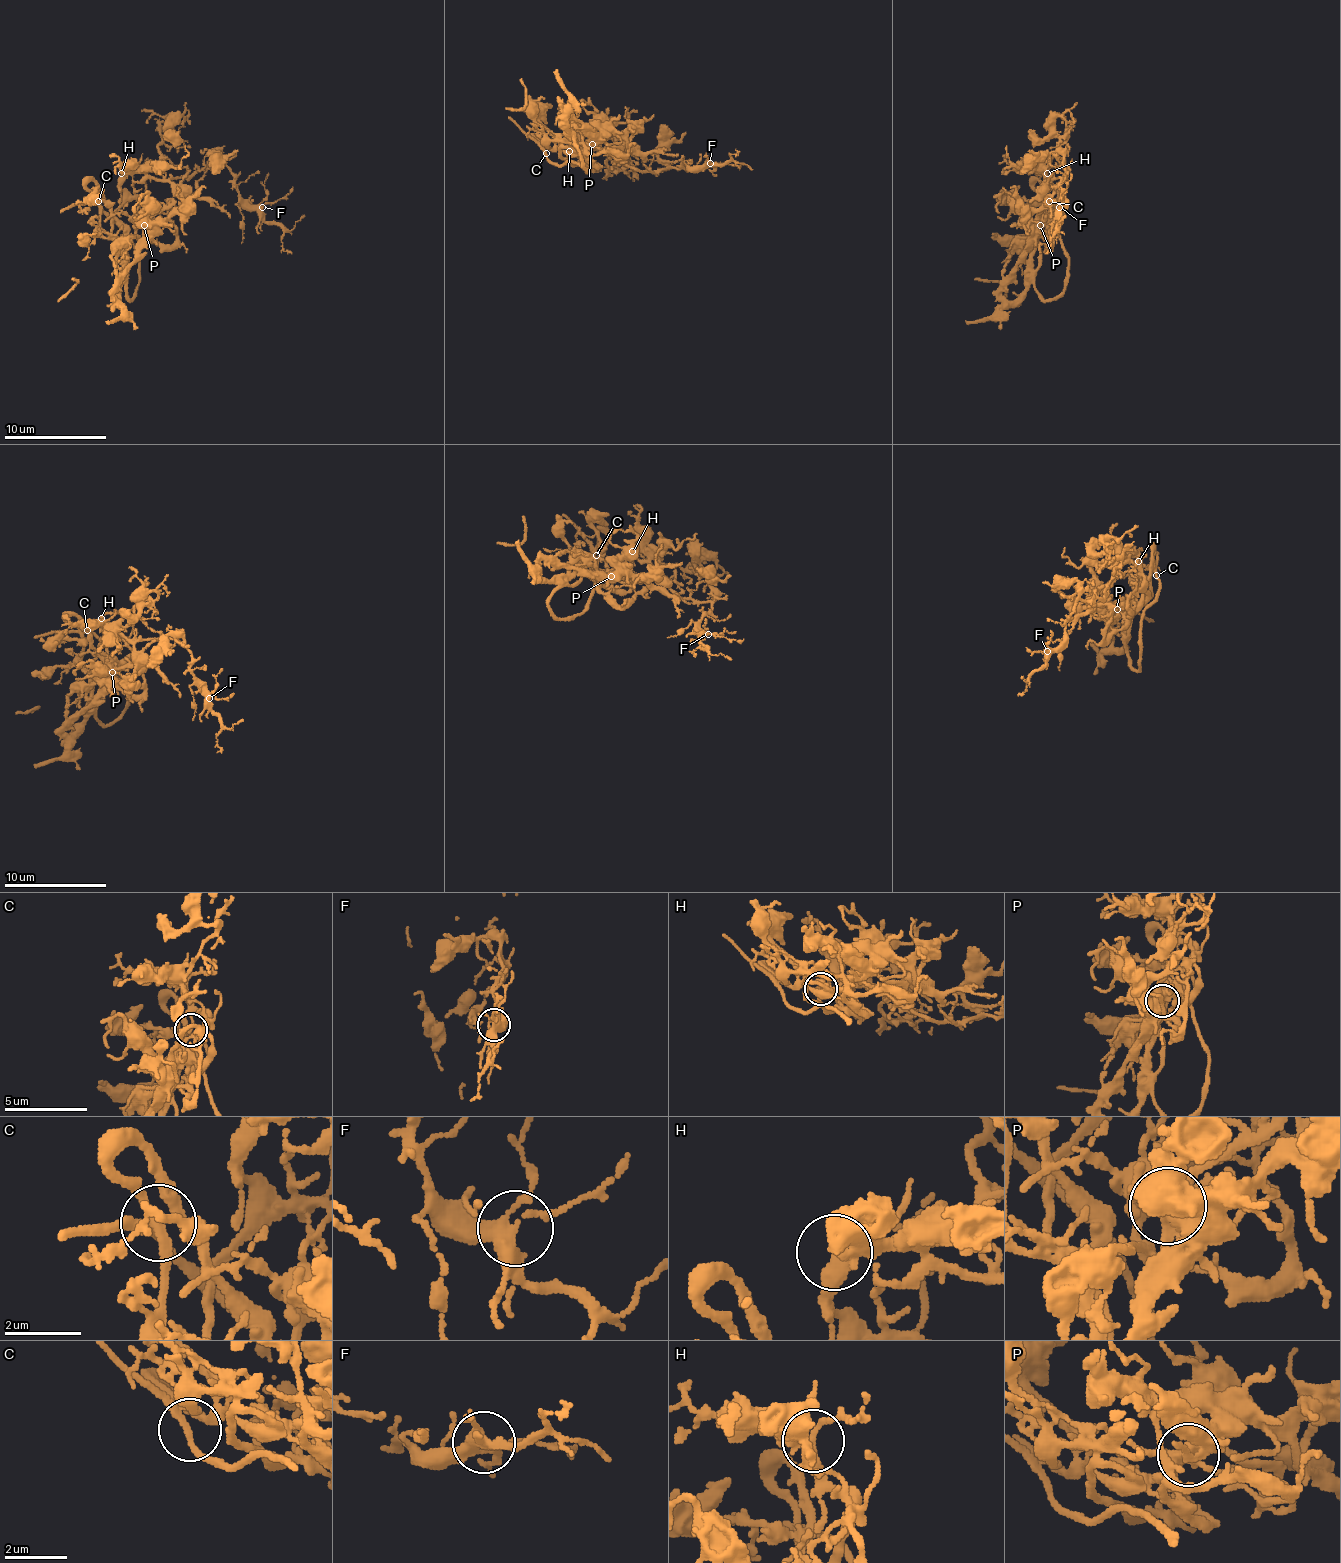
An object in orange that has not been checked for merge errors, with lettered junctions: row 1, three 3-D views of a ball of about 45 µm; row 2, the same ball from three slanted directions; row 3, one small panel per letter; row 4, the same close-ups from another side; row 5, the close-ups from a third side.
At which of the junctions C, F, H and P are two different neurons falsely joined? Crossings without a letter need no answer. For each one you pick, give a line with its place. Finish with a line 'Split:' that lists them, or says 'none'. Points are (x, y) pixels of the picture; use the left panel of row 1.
P: (144, 225)
Split: P

